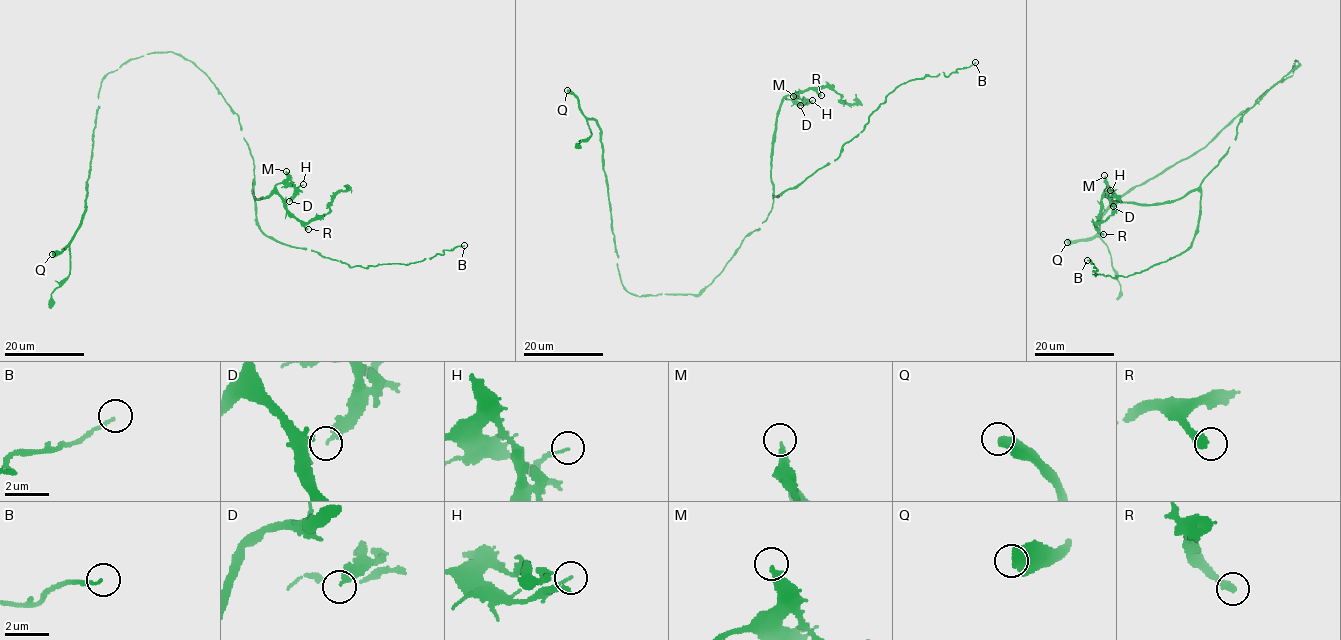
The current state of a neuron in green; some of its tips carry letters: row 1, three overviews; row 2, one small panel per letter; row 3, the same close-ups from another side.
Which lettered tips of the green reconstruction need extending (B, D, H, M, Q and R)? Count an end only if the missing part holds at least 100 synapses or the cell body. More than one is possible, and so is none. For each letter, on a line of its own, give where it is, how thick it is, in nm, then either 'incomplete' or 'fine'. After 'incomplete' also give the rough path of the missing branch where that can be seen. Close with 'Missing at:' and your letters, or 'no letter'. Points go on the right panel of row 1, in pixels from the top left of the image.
B: place (1087, 260); calibre 130 nm; fine
D: place (1113, 206); calibre 280 nm; fine
H: place (1110, 190); calibre 110 nm; fine
M: place (1104, 175); calibre 320 nm; fine
Q: place (1067, 242); calibre 600 nm; fine
R: place (1103, 234); calibre 360 nm; incomplete
Missing at: R

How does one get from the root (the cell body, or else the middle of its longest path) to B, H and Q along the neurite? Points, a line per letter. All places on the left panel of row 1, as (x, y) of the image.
B: (204, 73), (238, 116), (254, 165), (256, 224), (267, 235), (350, 267), (416, 263), (464, 245)
H: (204, 73), (238, 116), (254, 165), (252, 188), (255, 198), (266, 197), (281, 183), (295, 187), (303, 184)
Q: (204, 73), (180, 55), (152, 52), (129, 59), (106, 74), (98, 94), (85, 213), (64, 250), (52, 254)

